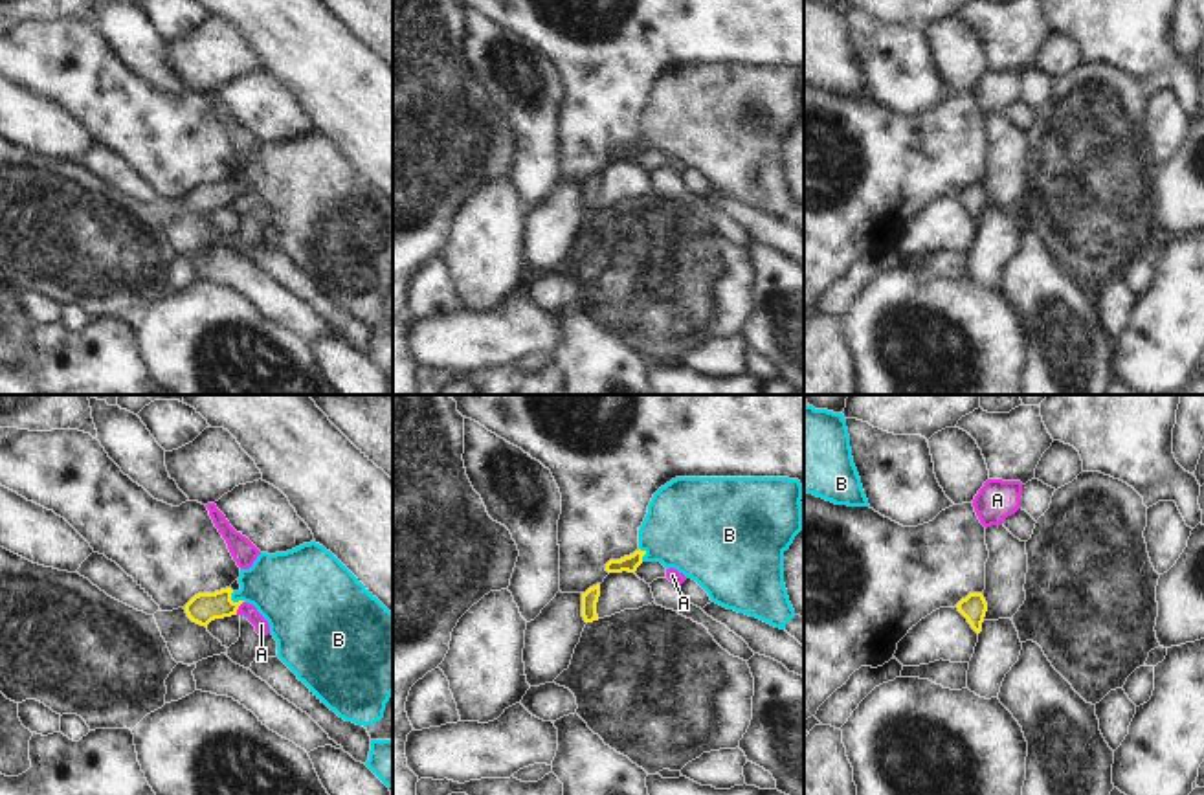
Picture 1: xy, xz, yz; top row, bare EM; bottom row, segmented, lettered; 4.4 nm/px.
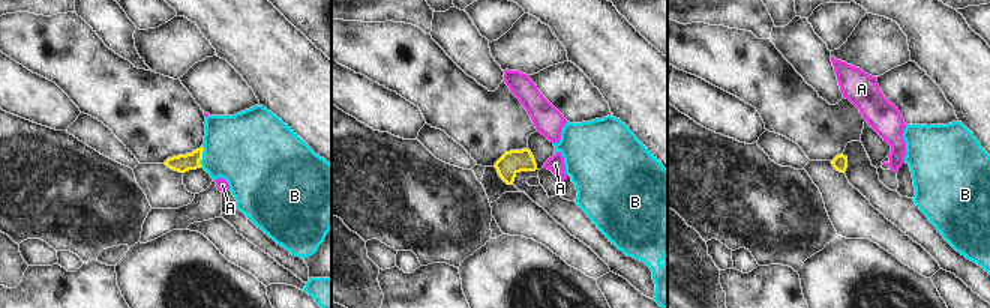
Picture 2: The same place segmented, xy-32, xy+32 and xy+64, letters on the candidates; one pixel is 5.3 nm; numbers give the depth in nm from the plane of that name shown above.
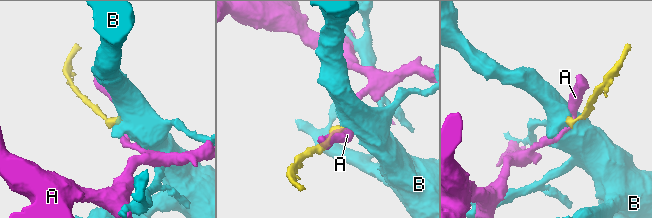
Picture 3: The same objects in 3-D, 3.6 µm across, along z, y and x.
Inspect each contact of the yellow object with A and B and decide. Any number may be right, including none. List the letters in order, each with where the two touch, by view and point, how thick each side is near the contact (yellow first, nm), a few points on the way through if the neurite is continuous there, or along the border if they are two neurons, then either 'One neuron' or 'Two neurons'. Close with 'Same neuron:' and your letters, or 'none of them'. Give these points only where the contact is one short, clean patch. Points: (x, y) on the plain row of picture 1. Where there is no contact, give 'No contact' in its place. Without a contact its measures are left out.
A: Touches yellow at xy (237, 197). Thickness 140 nm (yellow) against 70 nm. Boundary: xy (243, 190), (235, 202). Two neurons
B: Touches yellow at xy (235, 191). Thickness 140 nm (yellow) against 340 nm. Path across: xy (202, 197), (235, 191), (252, 179), (290, 179). One neuron
Same neuron: B.

